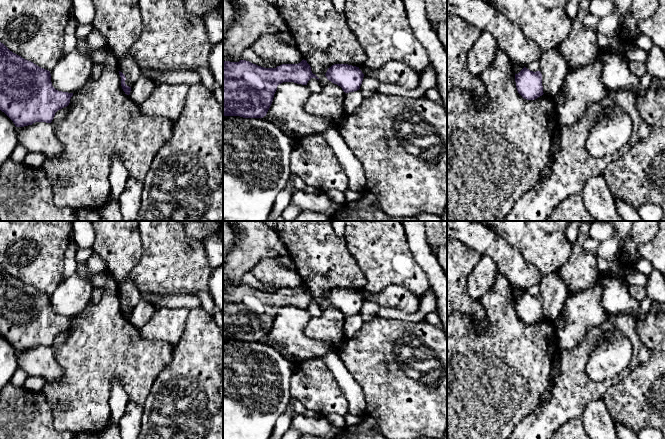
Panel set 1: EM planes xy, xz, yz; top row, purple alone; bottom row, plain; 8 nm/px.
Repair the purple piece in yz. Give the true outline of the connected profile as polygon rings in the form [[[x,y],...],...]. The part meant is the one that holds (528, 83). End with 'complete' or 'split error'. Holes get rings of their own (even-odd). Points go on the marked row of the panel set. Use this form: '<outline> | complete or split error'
[[[524,67],[518,74],[515,74],[515,82],[518,93],[527,100],[535,100],[542,96],[542,74],[540,71],[530,71]]] | complete

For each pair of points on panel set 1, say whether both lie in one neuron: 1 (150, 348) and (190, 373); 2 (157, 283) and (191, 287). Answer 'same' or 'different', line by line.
1: different
2: same

